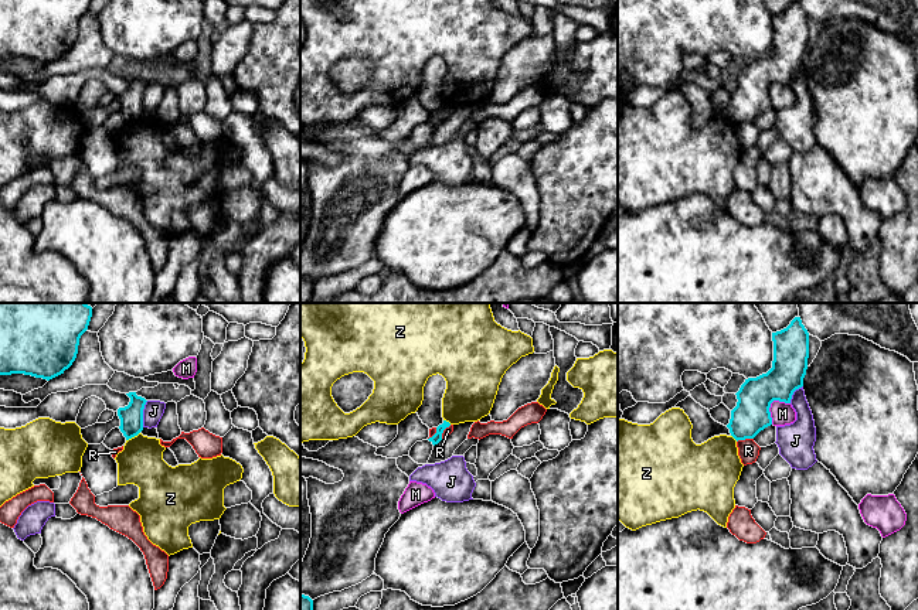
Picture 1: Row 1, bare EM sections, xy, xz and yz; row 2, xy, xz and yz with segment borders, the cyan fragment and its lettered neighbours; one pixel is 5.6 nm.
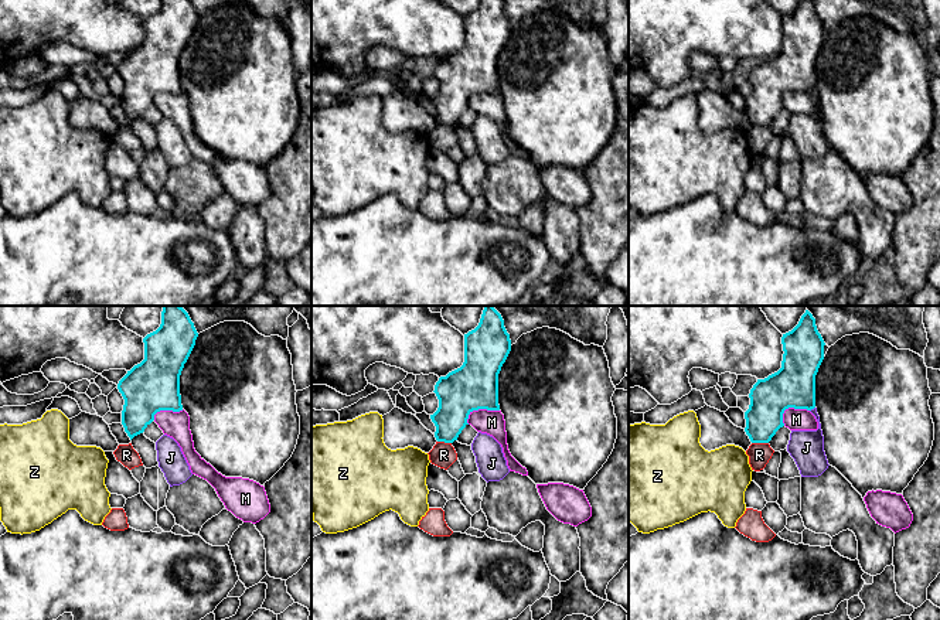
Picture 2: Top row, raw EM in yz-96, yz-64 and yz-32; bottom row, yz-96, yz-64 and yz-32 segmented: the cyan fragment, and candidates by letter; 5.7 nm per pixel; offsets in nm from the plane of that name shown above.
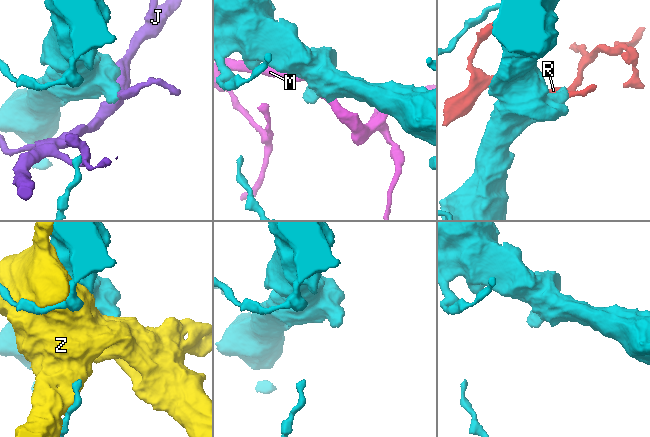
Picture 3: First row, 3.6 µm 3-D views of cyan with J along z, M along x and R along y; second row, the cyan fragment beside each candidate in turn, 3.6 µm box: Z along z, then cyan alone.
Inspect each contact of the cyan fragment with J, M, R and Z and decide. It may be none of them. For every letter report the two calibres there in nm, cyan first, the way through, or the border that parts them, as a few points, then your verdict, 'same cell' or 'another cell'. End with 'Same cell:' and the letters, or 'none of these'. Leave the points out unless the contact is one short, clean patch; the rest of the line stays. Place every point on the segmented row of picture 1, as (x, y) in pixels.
J: calibres 130 and 120 nm; another cell
M: calibres 200 and 130 nm; another cell
R: calibres 200 and 120 nm; another cell
Z: calibres 130 and 260 nm; another cell
Same cell: none of these

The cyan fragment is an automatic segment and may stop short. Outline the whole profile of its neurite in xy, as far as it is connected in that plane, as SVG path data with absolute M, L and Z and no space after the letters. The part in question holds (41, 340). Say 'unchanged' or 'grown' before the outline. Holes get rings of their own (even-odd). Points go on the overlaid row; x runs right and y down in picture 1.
unchanged | M0 303L0 375L24 374L52 379L76 358L92 307L86 303Z

